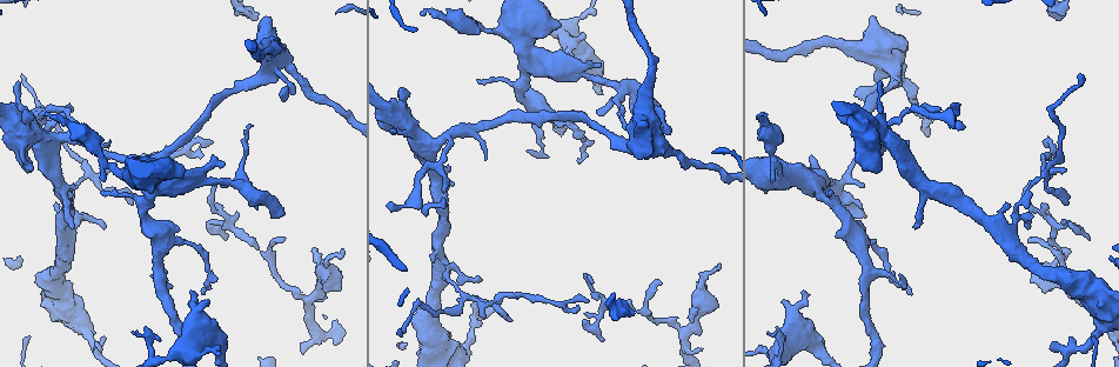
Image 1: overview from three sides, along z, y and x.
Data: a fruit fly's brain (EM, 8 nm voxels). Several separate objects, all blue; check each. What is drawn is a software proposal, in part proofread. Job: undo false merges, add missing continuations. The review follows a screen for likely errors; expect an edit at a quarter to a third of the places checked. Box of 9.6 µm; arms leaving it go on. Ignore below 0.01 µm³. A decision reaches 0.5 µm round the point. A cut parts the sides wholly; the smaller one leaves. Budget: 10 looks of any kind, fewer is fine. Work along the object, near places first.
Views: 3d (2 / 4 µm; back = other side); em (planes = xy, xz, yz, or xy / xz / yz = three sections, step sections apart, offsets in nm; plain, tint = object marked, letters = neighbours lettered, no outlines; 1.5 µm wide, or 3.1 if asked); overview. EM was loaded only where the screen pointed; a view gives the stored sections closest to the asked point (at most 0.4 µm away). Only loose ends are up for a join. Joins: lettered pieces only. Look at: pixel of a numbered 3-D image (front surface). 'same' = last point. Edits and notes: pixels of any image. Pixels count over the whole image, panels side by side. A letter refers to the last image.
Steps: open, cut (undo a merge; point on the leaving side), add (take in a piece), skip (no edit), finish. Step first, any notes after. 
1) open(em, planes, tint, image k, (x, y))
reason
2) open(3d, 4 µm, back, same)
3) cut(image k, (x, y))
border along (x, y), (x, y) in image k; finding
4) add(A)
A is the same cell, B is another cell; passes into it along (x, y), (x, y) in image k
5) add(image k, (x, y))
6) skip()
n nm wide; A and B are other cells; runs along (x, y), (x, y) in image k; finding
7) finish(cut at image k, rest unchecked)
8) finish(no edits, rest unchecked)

open(3d, 4 µm, back, image 1, (398, 332))
long arm stops here

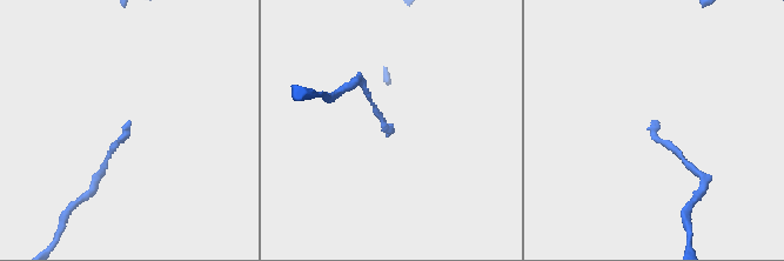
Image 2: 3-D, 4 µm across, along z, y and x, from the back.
open(em, xy, step 8, tint, image 2, (392, 131))
need the tissue

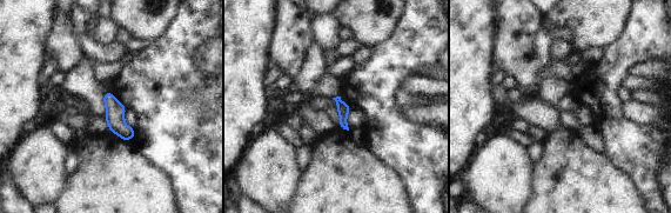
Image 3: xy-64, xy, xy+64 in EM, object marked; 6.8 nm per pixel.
open(em, planes, letters, same)
another direction

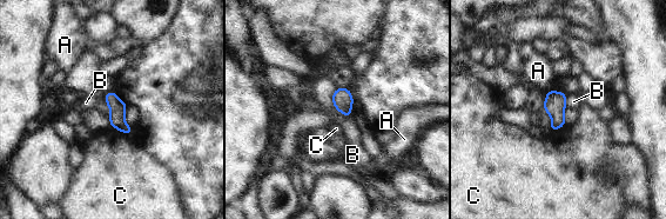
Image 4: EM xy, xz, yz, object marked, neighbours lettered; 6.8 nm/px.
skip()
A, B and C are other cells; none of them fits

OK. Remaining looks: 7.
open(em, planes, plain, image 1, (387, 204))
thin end

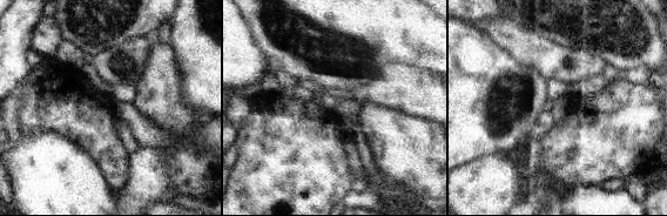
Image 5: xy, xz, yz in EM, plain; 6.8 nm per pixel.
open(em, planes, letters, same)
see the neighbours

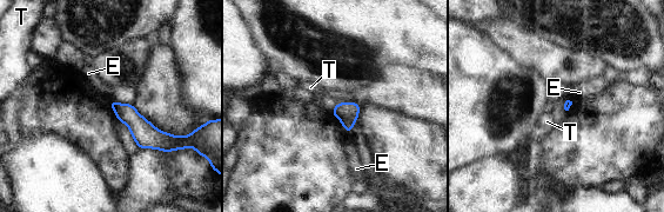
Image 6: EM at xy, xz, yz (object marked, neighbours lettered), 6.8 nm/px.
skip()
E and T are other cells; border along (342, 126), (349, 133) in image 6; no lettered piece goes on from it

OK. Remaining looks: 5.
open(em, xy, step 4, letters, image 1, (73, 227))
free end

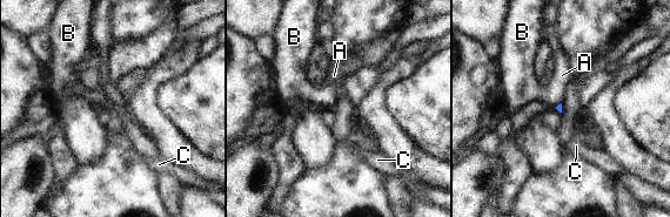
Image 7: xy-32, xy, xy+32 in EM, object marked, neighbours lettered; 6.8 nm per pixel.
open(em, planes, letters, same)

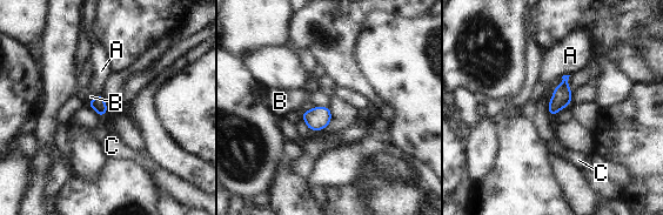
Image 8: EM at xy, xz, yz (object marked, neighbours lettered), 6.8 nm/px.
skip()
A, B and C are other cells; none of them fits

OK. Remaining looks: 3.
open(3d, 4 µm, image 1, (317, 252))
free end

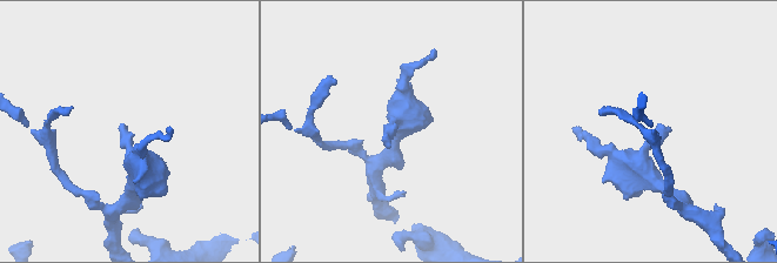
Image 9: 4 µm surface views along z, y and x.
open(em, planes, tint, image 9, (124, 126))
need the tissue

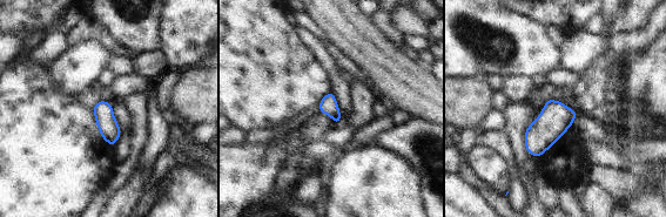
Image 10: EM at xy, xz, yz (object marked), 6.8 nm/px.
open(em, planes, letters, same)
what lies round it

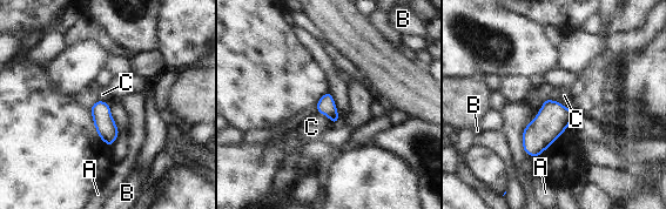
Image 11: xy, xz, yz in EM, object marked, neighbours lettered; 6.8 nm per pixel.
skip()
C touches over 200 nm; A, B and C are other cells; no lettered piece goes on from it

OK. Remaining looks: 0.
finish(no edits, rest unchecked)

